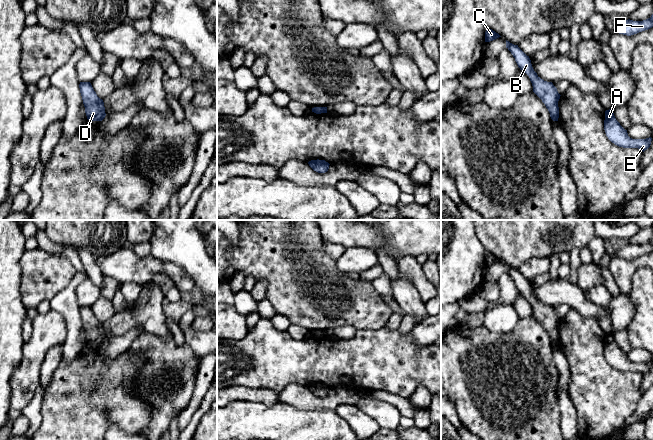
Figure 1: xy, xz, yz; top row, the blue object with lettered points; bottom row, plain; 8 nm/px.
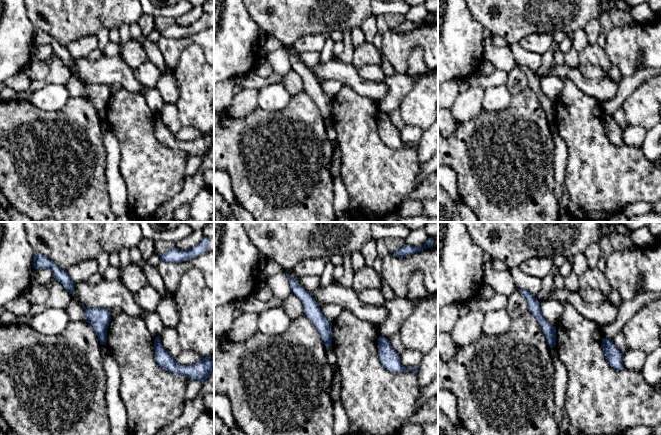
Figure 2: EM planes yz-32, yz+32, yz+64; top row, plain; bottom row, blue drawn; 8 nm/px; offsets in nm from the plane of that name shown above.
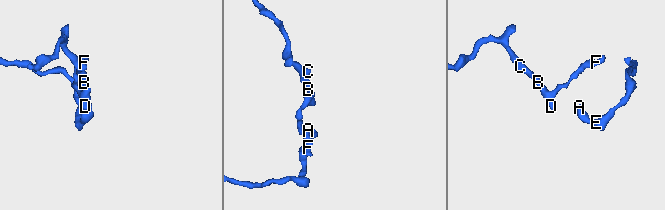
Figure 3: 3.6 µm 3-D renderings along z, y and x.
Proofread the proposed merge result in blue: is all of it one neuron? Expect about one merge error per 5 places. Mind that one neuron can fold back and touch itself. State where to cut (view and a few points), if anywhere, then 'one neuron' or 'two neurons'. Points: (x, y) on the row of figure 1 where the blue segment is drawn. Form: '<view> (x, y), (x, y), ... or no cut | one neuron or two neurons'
no cut | one neuron

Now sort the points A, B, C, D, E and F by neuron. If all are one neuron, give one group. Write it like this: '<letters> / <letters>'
A B C D E F

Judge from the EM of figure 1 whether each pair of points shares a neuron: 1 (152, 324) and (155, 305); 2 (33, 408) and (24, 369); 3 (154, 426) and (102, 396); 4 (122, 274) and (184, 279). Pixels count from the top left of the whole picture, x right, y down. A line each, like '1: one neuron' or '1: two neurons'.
1: one neuron
2: two neurons
3: two neurons
4: one neuron

